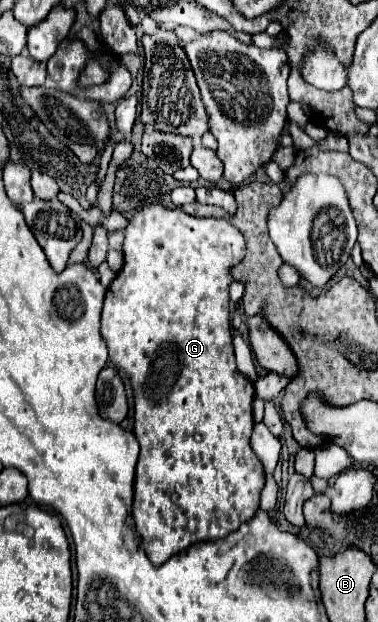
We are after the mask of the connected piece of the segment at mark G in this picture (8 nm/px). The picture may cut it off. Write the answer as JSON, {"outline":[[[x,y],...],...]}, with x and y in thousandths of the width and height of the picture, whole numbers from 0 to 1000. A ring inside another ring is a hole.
{"outline":[[[397,328],[376,338],[360,338],[328,370],[328,428],[296,450],[280,466],[275,498],[270,498],[270,540],[286,550],[286,566],[296,585],[344,605],[354,624],[354,698],[370,711],[370,740],[360,752],[360,781],[354,781],[354,814],[349,830],[360,839],[360,852],[381,868],[381,884],[407,907],[434,907],[450,894],[471,891],[476,884],[540,871],[540,868],[577,868],[603,862],[608,855],[630,852],[630,846],[661,836],[688,810],[688,791],[698,785],[698,752],[693,743],[672,733],[661,720],[661,698],[672,688],[667,675],[667,643],[672,624],[667,614],[651,611],[619,579],[614,563],[614,531],[608,531],[608,505],[603,505],[603,463],[614,457],[608,434],[619,424],[640,418],[651,408],[651,392],[640,373],[619,367],[593,350],[508,350],[476,334],[444,334],[429,328]]]}

